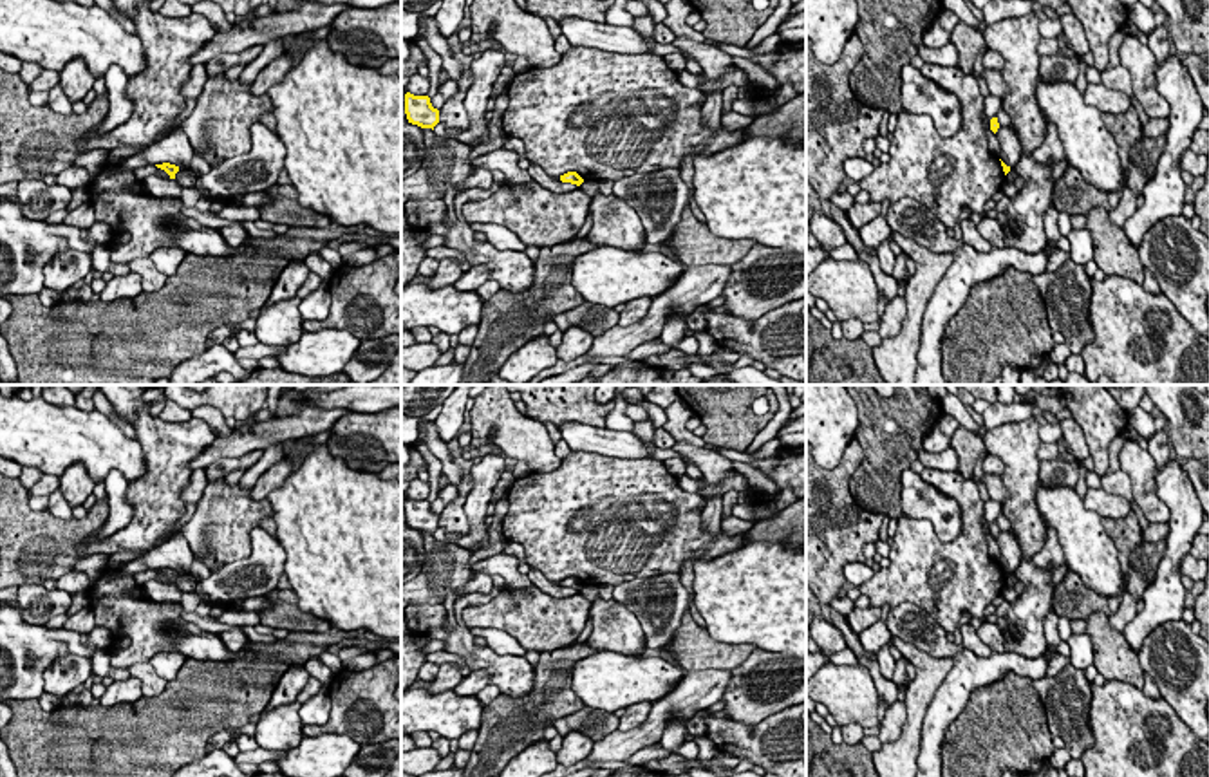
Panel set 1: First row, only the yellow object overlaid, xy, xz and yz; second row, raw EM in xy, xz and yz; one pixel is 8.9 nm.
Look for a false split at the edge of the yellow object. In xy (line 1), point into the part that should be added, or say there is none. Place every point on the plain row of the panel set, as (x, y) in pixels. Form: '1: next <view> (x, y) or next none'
1: next none

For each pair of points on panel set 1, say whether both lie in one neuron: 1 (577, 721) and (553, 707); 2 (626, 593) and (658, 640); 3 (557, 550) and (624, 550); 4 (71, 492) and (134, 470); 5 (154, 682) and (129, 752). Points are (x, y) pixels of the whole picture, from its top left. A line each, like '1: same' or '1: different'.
1: different
2: same
3: same
4: different
5: different

